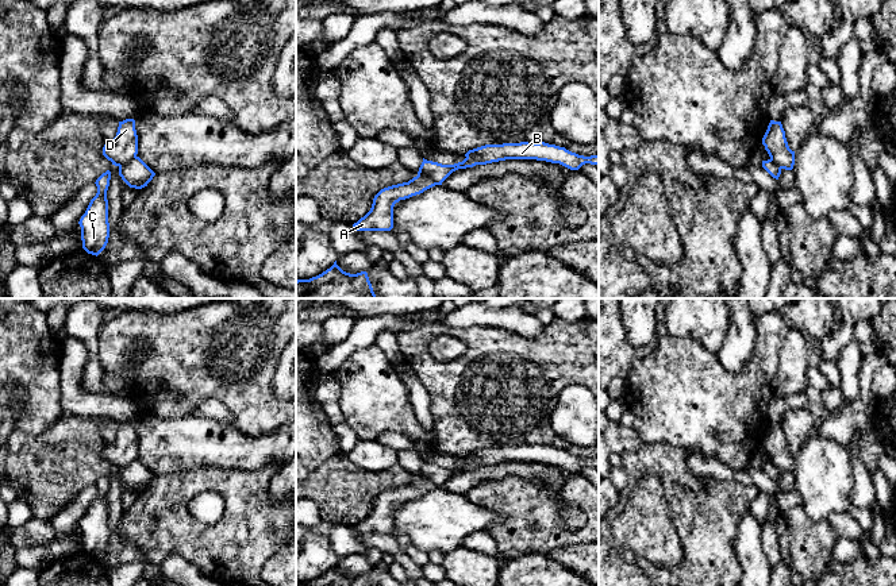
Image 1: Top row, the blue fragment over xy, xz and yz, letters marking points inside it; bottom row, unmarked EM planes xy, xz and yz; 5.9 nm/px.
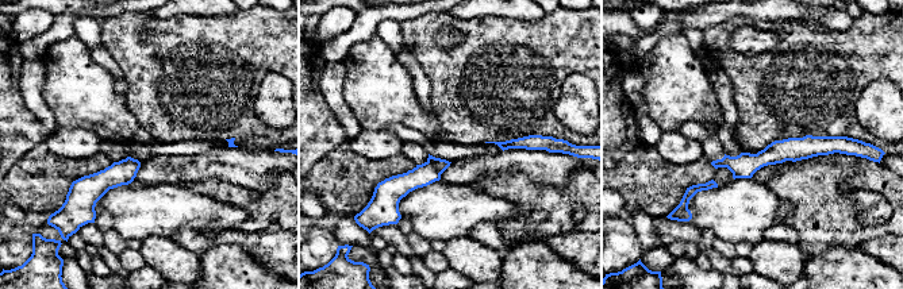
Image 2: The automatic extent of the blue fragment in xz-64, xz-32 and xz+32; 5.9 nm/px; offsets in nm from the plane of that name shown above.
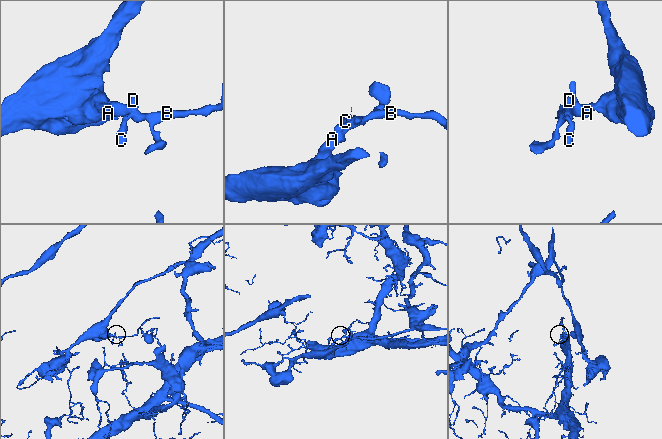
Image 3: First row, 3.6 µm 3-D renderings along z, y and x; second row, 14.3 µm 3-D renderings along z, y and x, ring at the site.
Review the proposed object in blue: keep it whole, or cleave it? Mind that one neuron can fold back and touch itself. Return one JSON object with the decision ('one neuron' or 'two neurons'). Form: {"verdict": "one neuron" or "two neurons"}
{"verdict": "two neurons"}

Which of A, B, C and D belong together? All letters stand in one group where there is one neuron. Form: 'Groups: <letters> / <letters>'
Groups: A D / B C

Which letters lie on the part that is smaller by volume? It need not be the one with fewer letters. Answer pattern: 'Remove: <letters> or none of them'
Remove: B, C

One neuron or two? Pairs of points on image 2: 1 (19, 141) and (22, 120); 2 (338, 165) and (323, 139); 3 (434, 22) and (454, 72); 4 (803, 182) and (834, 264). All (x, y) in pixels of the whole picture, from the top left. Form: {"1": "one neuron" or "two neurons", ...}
{"1": "one neuron", "2": "two neurons", "3": "one neuron", "4": "two neurons"}

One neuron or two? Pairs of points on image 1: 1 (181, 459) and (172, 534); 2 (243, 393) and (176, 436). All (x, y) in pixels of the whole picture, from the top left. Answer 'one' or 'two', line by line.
1: two
2: two

